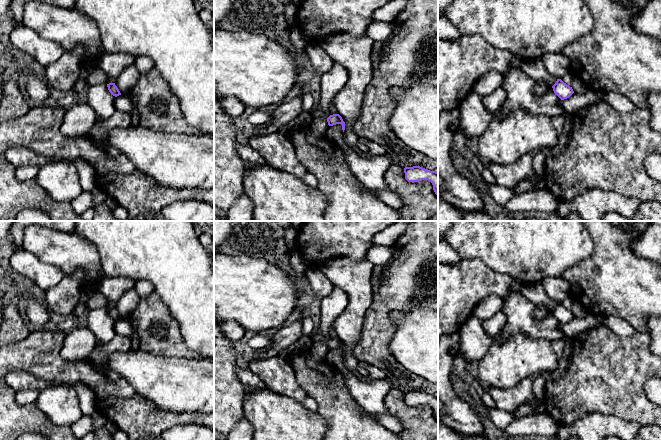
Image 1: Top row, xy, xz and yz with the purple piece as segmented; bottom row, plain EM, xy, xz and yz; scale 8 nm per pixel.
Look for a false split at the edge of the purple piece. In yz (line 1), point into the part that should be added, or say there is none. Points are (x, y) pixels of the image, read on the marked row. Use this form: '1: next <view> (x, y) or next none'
1: next none

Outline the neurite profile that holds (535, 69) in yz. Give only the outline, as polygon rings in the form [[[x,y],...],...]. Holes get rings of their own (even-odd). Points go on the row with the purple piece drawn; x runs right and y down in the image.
[[[542,58],[522,61],[521,67],[523,71],[535,81],[545,81],[551,86],[557,81],[557,79],[547,71]]]

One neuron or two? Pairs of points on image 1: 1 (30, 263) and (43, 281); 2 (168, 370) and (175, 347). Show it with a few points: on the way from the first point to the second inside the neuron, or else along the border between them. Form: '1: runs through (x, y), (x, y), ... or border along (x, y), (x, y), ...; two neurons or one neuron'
1: runs through (32, 267), (42, 277); one neuron
2: border along (149, 352), (155, 355), (182, 356), (194, 359); two neurons

